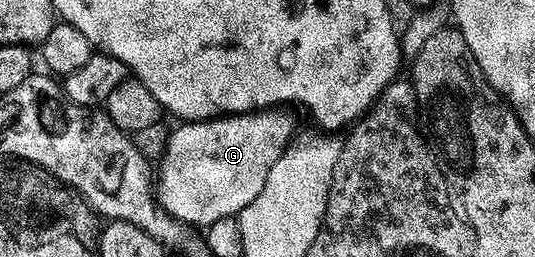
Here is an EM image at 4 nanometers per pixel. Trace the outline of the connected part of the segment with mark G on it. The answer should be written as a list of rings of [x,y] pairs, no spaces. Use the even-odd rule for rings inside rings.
[[[261,109],[258,111],[244,111],[241,115],[221,115],[218,119],[184,121],[176,125],[180,127],[173,126],[168,137],[168,144],[164,149],[164,154],[158,163],[158,202],[160,206],[173,218],[179,219],[181,223],[195,225],[200,229],[207,228],[208,224],[219,219],[230,219],[239,216],[240,211],[246,209],[246,205],[250,205],[250,201],[254,201],[254,197],[258,197],[258,193],[262,193],[262,185],[266,185],[266,177],[270,173],[274,161],[278,161],[278,157],[282,157],[282,153],[288,148],[289,143],[293,142],[294,134],[292,135],[292,130],[295,129],[296,123],[284,111],[287,110]]]

